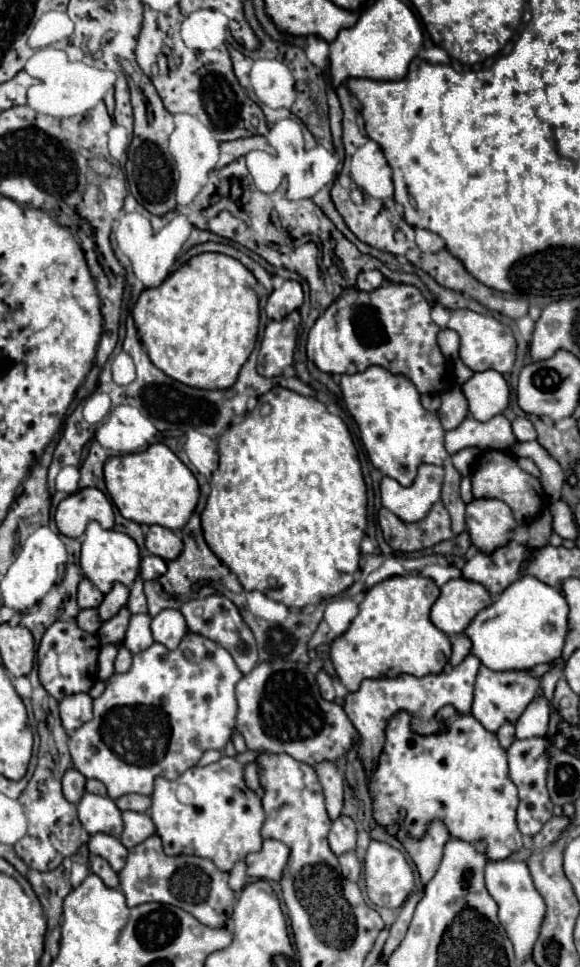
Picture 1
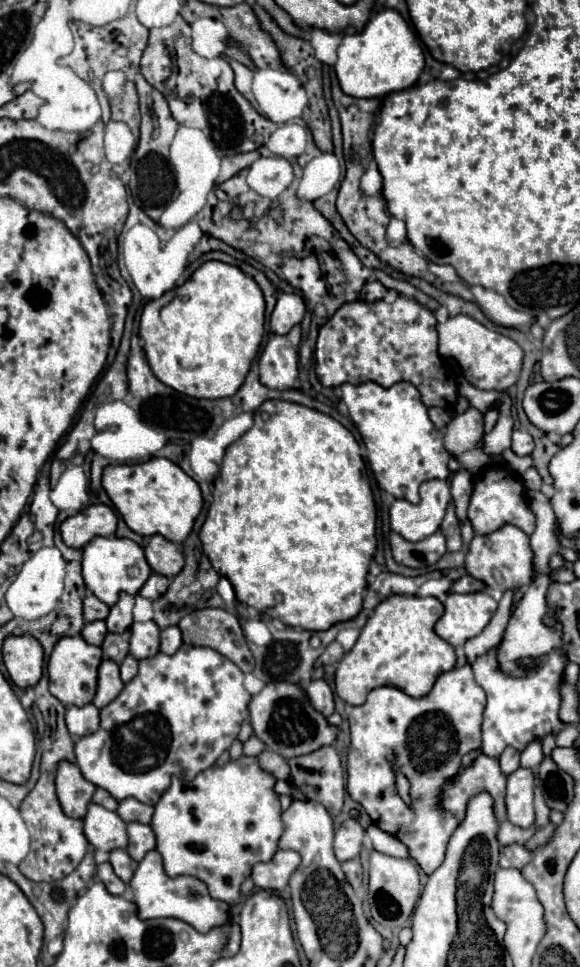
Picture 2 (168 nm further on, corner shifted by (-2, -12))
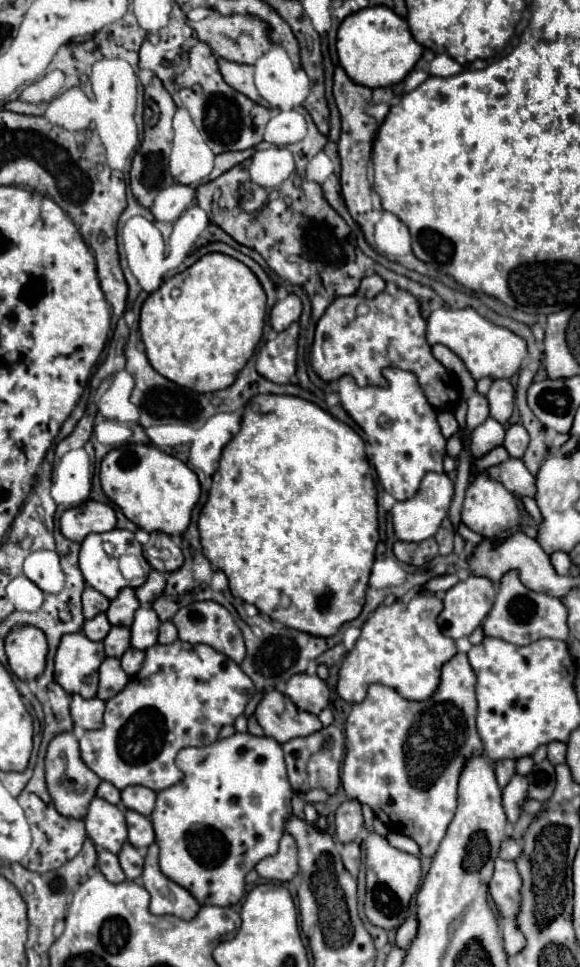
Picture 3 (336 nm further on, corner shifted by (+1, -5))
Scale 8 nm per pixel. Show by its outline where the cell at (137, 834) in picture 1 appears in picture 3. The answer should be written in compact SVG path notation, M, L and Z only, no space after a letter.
M125 811L125 817L127 817L127 825L129 825L129 837L127 837L129 843L133 847L145 851L155 841L151 821L137 811Z

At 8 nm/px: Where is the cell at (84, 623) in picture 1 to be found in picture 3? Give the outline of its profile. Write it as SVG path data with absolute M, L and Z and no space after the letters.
M99 613L97 617L85 621L85 625L83 625L83 633L85 633L91 641L103 641L105 635L109 633L109 629L111 629L111 625L109 625L105 613Z

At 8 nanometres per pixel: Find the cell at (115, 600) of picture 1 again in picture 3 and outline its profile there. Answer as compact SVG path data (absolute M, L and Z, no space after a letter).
M125 587L121 589L121 593L111 601L109 609L107 609L107 617L111 625L123 625L123 627L131 627L133 623L133 615L139 609L139 601L135 597L135 589Z

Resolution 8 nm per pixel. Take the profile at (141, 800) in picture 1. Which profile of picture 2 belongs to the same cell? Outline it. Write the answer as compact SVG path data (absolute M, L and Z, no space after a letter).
M124 798L118 806L118 816L124 820L124 822L140 822L140 824L150 824L152 820L152 814L154 814L154 808L148 806L148 804L142 804L138 802L136 798Z

